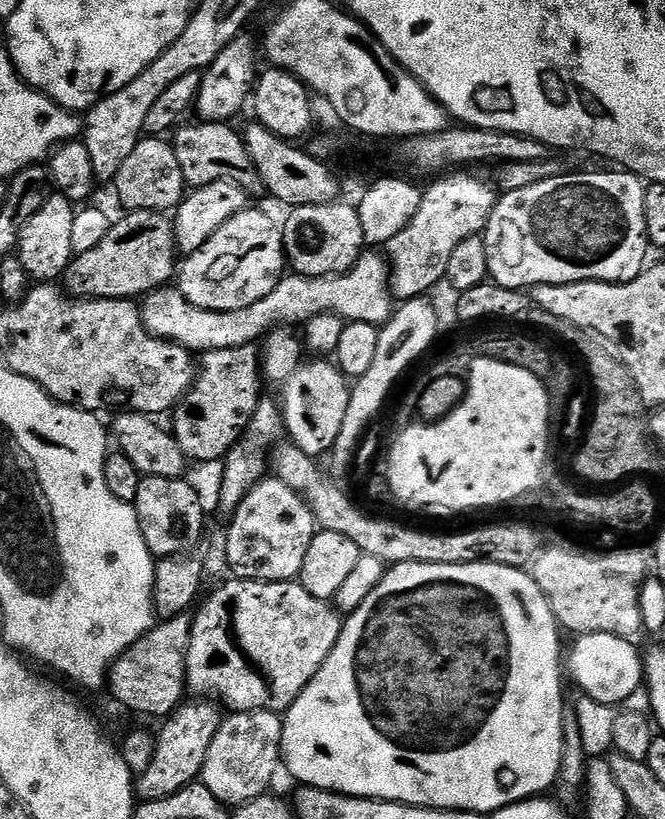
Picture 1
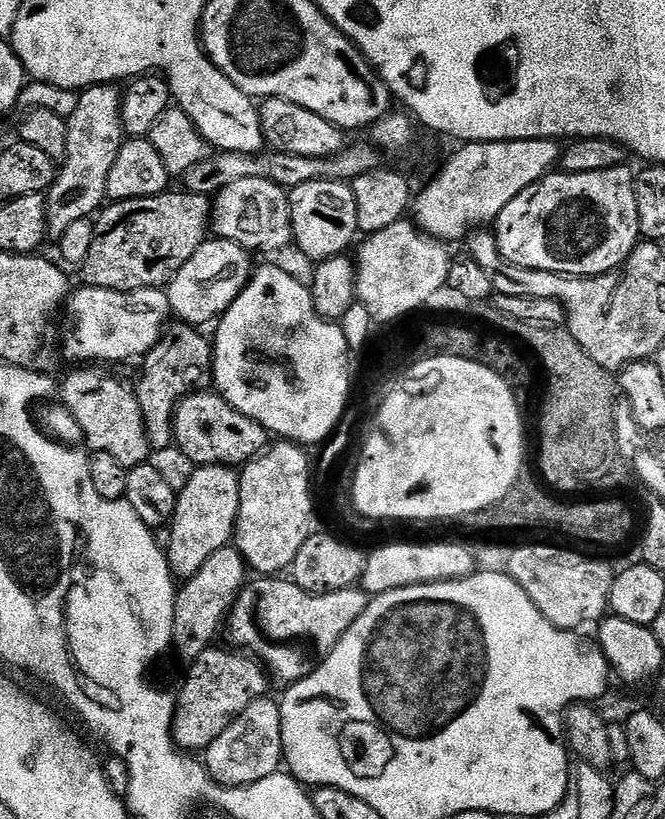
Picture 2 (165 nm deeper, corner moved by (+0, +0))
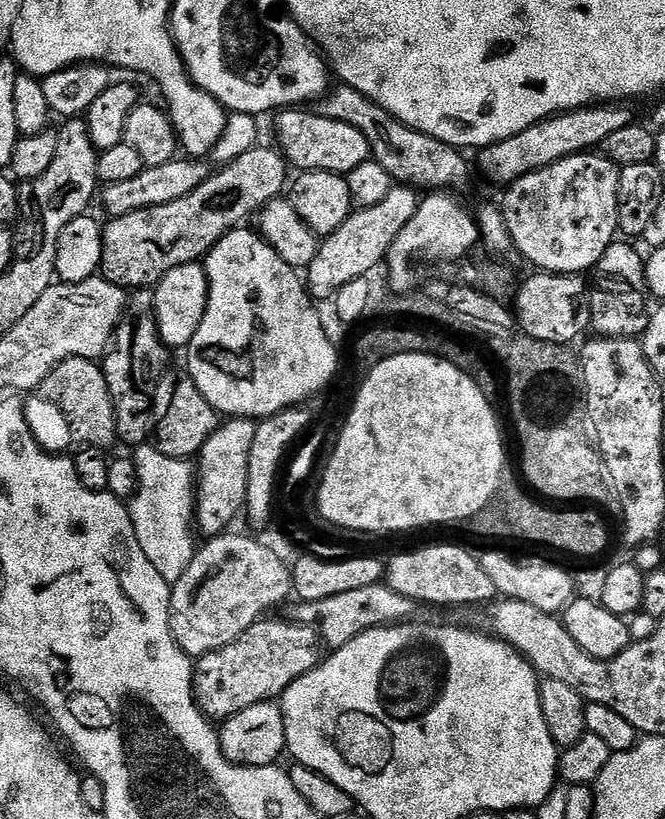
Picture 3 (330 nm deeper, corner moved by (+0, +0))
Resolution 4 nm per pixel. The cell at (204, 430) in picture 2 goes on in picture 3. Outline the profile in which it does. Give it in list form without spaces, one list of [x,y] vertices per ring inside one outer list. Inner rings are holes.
[[[187,371],[168,372],[160,380],[156,392],[154,388],[154,403],[150,408],[156,415],[156,440],[154,446],[162,454],[192,458],[200,453],[202,446],[214,434],[222,423],[221,413],[216,411],[206,398],[202,398],[202,390],[192,383]]]

